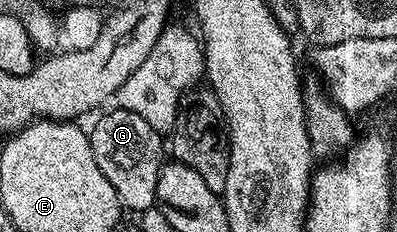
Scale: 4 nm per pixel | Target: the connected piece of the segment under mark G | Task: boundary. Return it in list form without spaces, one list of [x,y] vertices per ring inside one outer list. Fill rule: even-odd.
[[[114,109],[109,111],[88,132],[89,144],[95,165],[111,181],[117,200],[126,212],[140,213],[148,211],[156,204],[157,186],[161,164],[167,155],[167,147],[161,144],[162,132],[151,129],[139,113]]]

